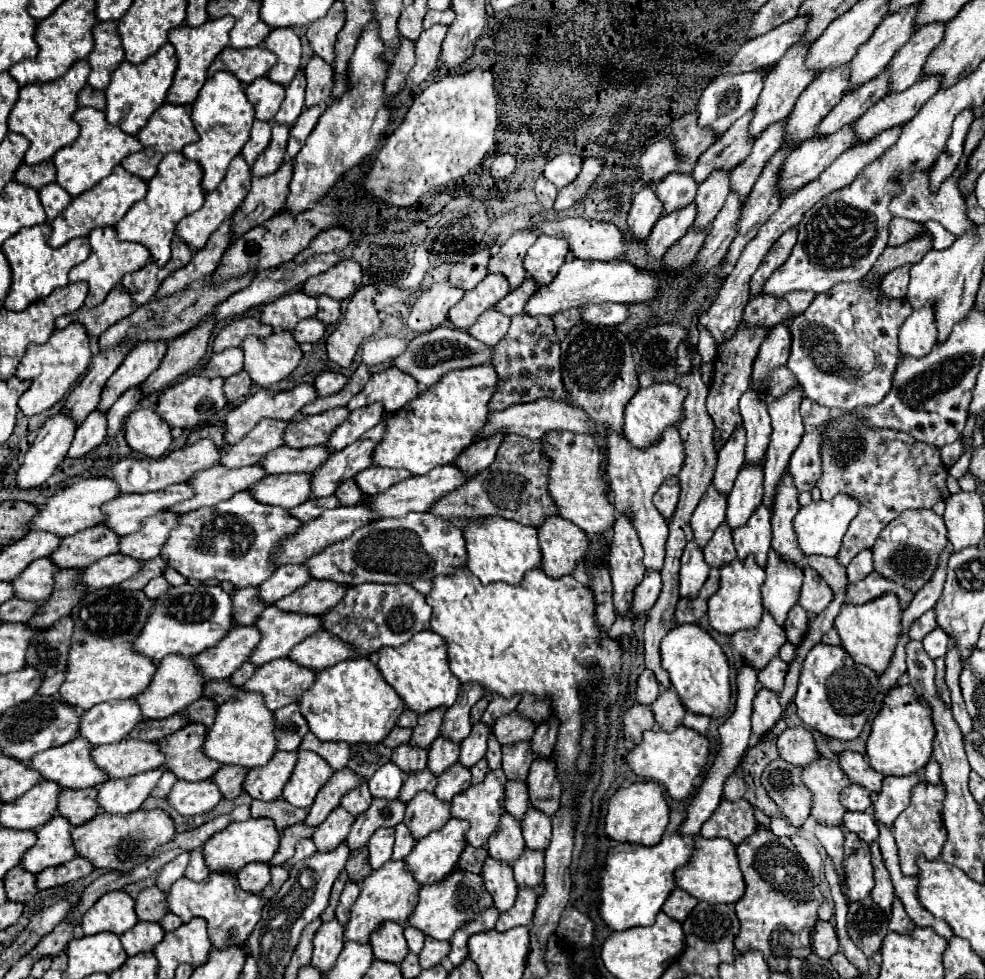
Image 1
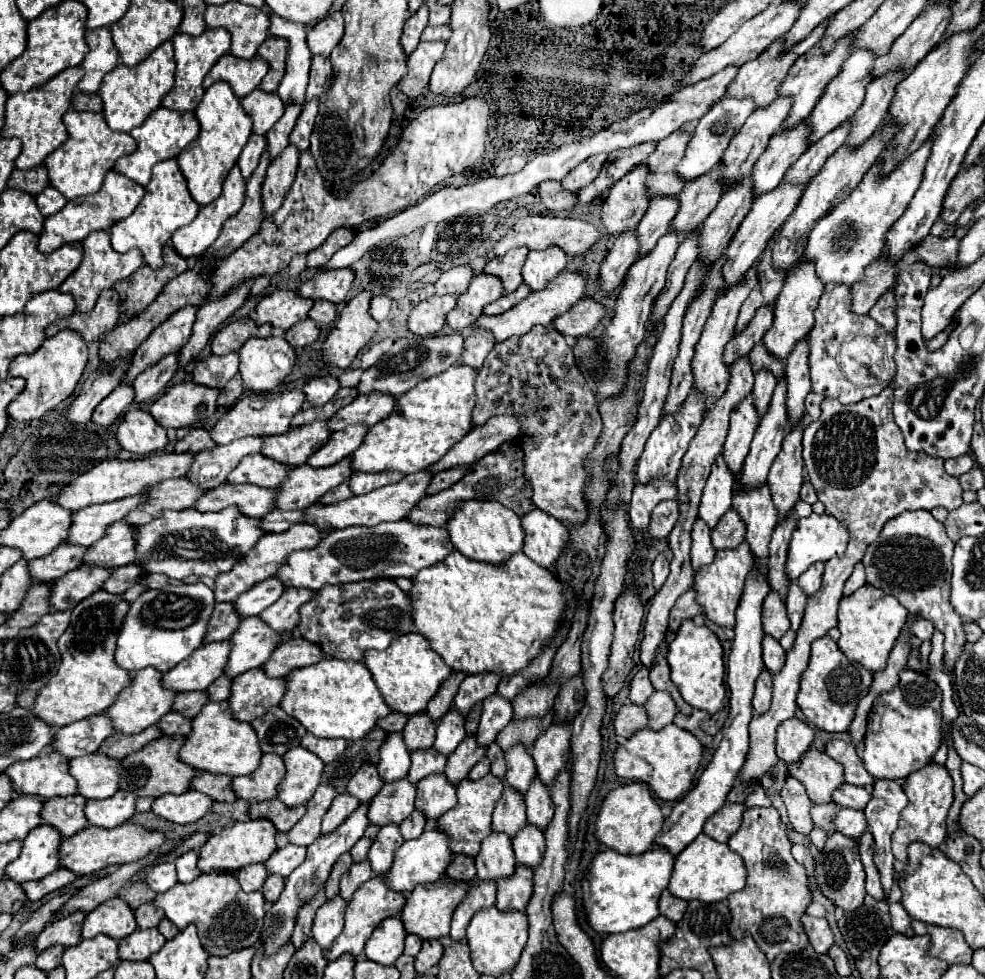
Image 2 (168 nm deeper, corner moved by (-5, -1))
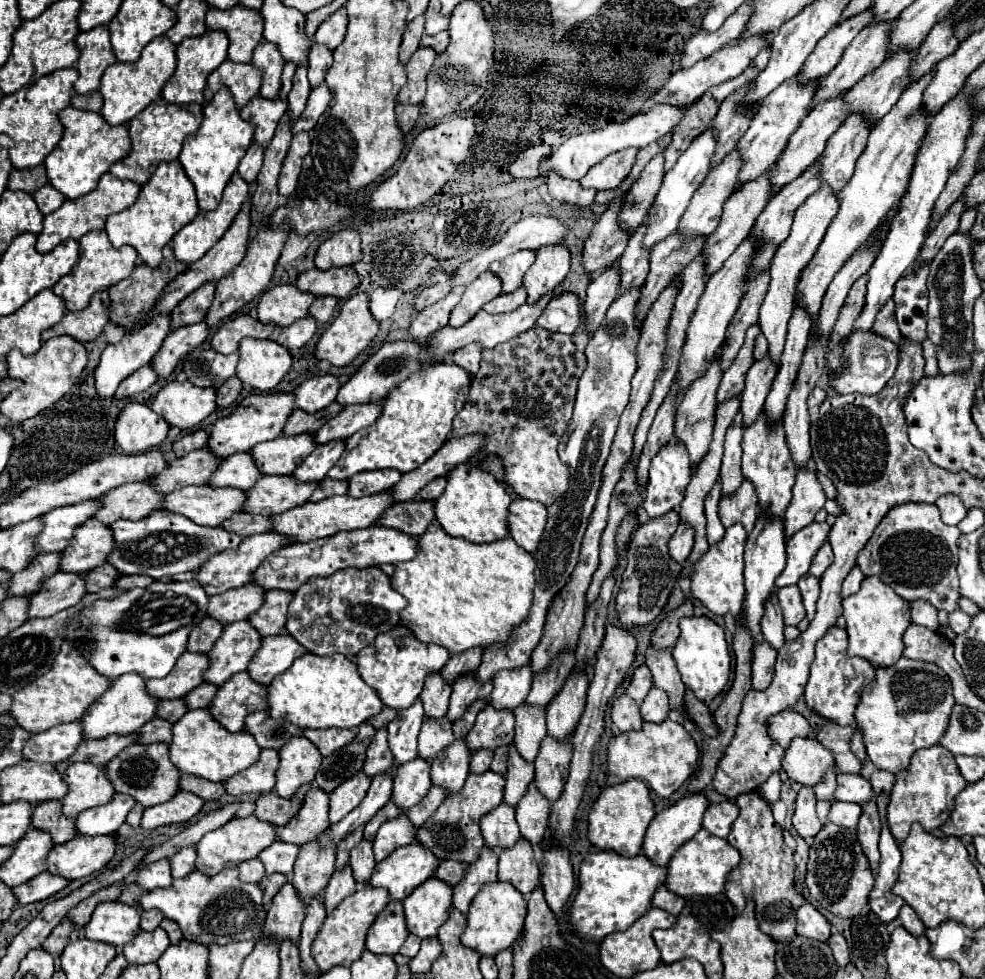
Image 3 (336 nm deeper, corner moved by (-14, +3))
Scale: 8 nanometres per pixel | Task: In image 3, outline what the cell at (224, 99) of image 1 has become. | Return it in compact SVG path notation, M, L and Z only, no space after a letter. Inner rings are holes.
M222 87L212 97L212 101L204 107L202 127L198 129L198 133L194 137L186 139L182 153L178 157L188 179L196 187L198 207L202 211L212 211L218 207L218 203L222 199L222 191L228 185L230 177L234 175L234 171L236 171L238 163L242 161L246 149L250 147L252 139L254 139L254 125L250 125L248 121L242 121L230 89Z

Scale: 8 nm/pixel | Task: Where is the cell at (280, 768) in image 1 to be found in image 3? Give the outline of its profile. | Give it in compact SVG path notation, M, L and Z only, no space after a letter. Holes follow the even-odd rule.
M262 749L260 759L248 767L246 771L236 773L226 781L226 791L230 795L250 795L250 793L268 793L276 785L276 769L278 769L278 751Z

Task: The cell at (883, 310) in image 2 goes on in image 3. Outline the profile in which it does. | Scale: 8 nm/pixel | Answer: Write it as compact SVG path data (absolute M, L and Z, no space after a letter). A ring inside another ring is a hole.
M886 301L886 305L880 309L880 313L876 315L874 321L874 331L882 337L888 337L890 341L894 341L896 345L902 341L902 335L898 331L898 325L894 321L894 301Z

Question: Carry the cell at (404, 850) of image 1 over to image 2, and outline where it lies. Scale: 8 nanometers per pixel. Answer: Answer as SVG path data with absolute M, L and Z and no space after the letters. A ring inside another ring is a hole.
M415 809L399 827L401 827L403 839L417 839L425 831L425 825L427 825L425 815L419 809Z

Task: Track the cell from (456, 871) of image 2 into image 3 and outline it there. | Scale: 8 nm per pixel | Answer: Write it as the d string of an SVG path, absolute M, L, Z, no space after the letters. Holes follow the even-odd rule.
M442 861L436 869L436 877L448 881L450 885L456 885L458 881L462 881L462 873L466 873L466 863L460 861Z

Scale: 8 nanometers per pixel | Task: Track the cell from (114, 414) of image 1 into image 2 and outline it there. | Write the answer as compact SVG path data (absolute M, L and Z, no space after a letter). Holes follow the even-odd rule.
M169 353L159 363L151 365L143 373L139 373L133 381L135 401L143 403L143 401L149 401L155 395L159 395L165 389L165 385L171 381L171 377L175 375L177 361L179 361L179 353Z

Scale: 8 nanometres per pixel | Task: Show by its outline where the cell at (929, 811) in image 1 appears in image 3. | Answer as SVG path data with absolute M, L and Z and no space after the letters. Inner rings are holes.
M934 745L914 753L910 759L910 767L900 777L896 775L896 783L892 787L888 825L894 839L902 843L908 837L912 823L920 823L930 833L940 829L940 825L946 823L950 813L954 811L954 799L964 787L966 779L960 775L954 756L942 745Z

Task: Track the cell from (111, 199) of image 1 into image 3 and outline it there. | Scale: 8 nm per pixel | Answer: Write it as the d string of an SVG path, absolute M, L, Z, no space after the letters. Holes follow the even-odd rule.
M112 173L102 175L102 179L100 179L100 183L98 183L98 187L94 191L90 191L88 195L82 195L82 197L78 197L74 201L64 201L60 209L56 209L54 213L44 217L44 229L38 235L36 249L40 253L48 253L56 245L60 245L60 243L64 243L68 239L80 239L80 237L84 237L86 233L90 233L94 229L104 229L104 223L106 223L108 215L120 213L120 211L128 209L130 205L134 205L134 201L140 195L140 189L142 189L142 185L138 185L134 181L120 181Z

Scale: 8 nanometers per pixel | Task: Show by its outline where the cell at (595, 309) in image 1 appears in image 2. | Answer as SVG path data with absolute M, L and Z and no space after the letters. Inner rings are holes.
M581 299L577 301L569 311L557 315L553 319L553 327L561 335L569 337L583 337L587 335L603 317L603 307L595 303L593 299Z

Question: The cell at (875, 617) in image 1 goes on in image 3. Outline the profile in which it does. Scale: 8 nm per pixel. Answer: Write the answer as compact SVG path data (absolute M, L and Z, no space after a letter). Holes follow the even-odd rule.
M866 577L856 595L842 601L846 631L848 631L848 653L870 661L874 667L890 667L902 657L902 635L910 625L910 603L902 601L888 585L878 577Z

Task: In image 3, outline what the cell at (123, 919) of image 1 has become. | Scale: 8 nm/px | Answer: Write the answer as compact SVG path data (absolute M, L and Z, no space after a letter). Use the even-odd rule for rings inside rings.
M120 901L102 903L94 909L90 923L84 927L86 939L106 941L122 947L140 933L140 913L136 907Z

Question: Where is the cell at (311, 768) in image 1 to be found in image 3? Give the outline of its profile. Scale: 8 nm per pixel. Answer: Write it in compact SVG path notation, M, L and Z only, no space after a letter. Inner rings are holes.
M292 737L280 749L280 767L276 771L274 791L290 799L304 783L312 783L322 765L322 755L306 737Z

